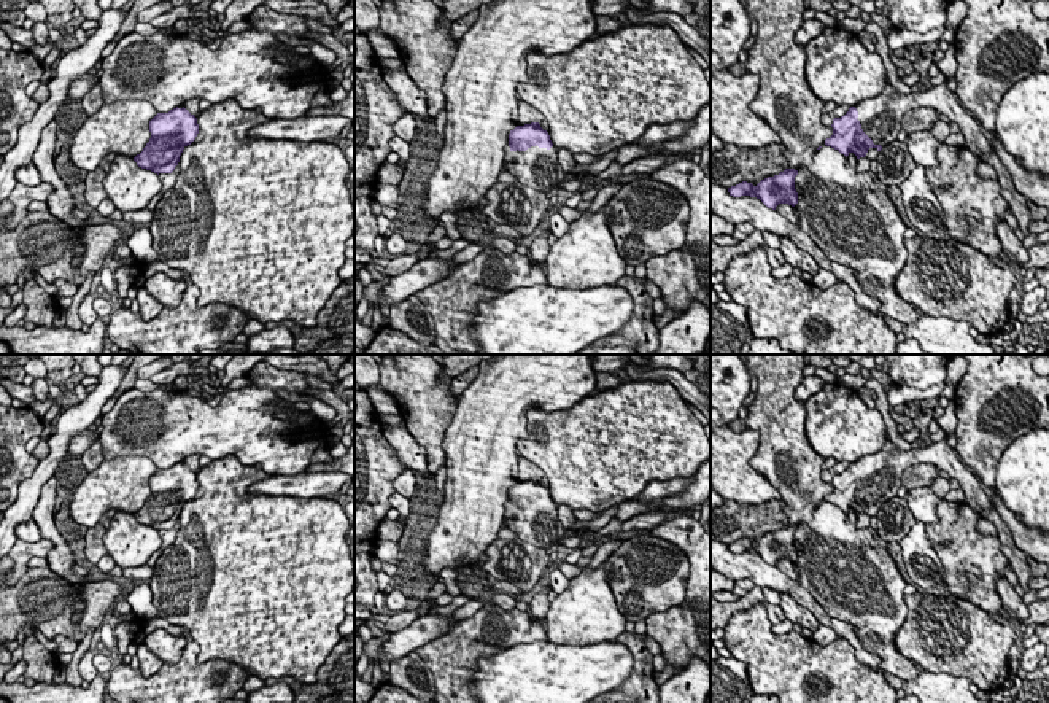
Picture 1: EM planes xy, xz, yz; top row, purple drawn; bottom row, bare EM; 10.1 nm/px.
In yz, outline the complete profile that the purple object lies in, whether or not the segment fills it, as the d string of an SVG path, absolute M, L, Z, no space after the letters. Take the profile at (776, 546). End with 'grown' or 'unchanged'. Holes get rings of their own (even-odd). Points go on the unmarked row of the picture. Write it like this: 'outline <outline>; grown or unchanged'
outline M785 525L779 531L761 536L757 542L742 538L728 544L730 552L741 553L750 552L760 555L768 565L776 566L779 560L795 563L798 560L798 549L795 546L795 533L798 526Z; unchanged

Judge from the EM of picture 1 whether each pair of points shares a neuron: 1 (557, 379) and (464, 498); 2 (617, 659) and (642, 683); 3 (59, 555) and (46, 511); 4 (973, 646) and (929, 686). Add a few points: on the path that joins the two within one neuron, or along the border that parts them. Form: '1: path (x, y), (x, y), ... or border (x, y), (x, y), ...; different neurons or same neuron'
1: path (523, 398), (480, 441), (480, 465); same neuron
2: border (614, 640), (633, 659), (631, 673), (617, 686); different neurons
3: path (59, 544), (46, 528), (46, 522); same neuron
4: border (924, 668), (965, 676), (971, 683); different neurons

